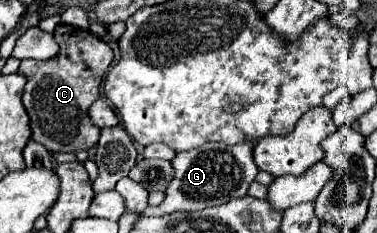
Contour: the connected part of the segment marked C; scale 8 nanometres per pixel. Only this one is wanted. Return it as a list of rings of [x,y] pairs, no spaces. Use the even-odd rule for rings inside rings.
[[[59,24],[53,36],[59,44],[59,54],[53,60],[21,60],[17,70],[27,78],[23,106],[29,114],[33,140],[43,144],[49,152],[87,150],[99,140],[99,128],[91,124],[87,110],[99,98],[101,82],[113,62],[113,50],[89,30],[65,24]]]

